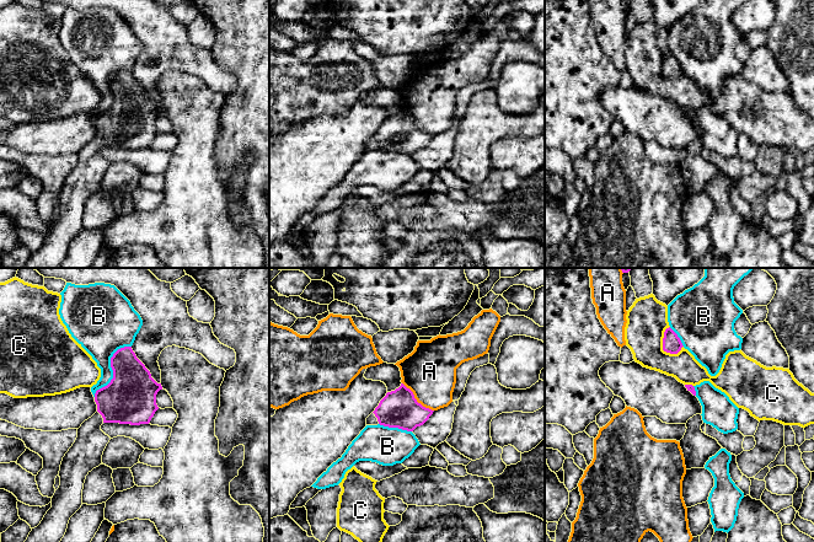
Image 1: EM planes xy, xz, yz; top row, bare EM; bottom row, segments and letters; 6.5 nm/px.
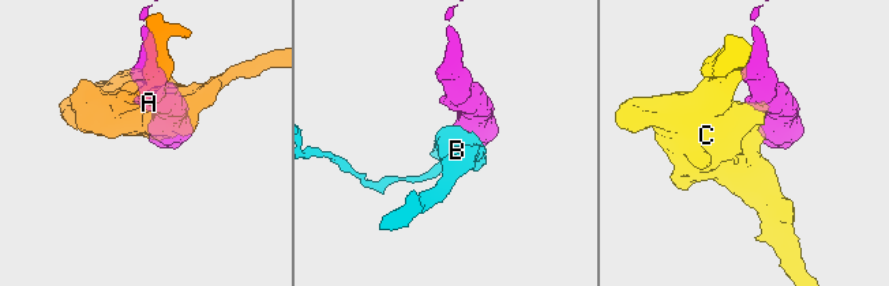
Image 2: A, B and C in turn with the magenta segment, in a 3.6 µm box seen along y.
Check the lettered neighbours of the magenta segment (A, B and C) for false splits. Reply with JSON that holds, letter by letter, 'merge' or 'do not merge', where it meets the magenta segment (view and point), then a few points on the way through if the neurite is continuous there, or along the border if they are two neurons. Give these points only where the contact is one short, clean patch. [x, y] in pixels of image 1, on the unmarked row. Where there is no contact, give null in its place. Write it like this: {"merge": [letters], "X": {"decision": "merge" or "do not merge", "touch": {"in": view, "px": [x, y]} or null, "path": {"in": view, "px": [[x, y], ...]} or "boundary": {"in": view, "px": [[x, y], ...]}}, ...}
{"merge": [], "A": {"decision": "do not merge", "touch": {"in": "xz", "px": [416, 124]}}, "B": {"decision": "do not merge", "touch": {"in": "xy", "px": [112, 94]}}, "C": {"decision": "do not merge", "touch": {"in": "yz", "px": [663, 69]}}}

